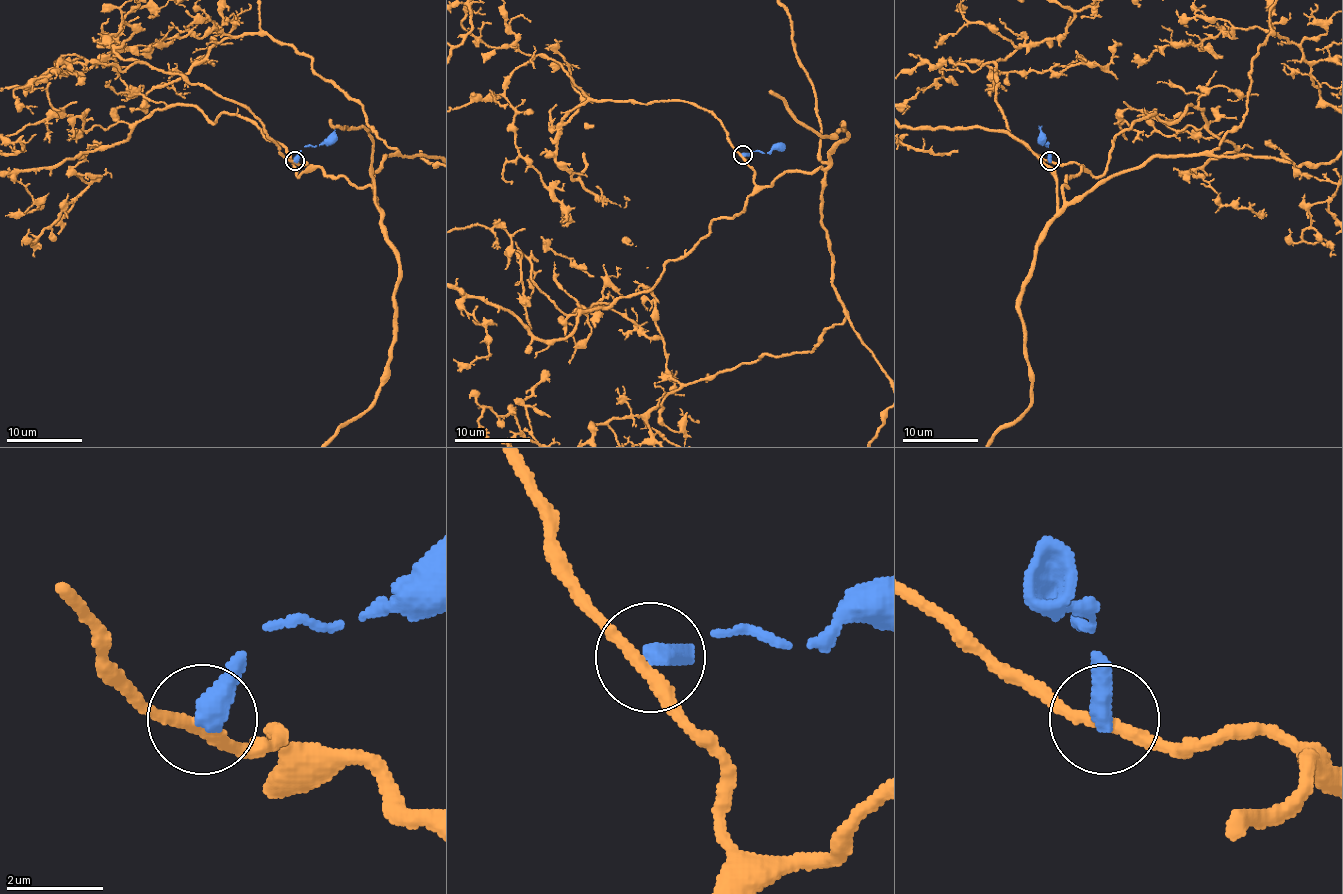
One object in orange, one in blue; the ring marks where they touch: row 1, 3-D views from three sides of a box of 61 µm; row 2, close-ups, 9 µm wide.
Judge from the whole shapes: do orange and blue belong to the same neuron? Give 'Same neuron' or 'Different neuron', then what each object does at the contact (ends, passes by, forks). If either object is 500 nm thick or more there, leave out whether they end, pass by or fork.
Different neuron. At the ring orange passes by. At the ring blue ends

